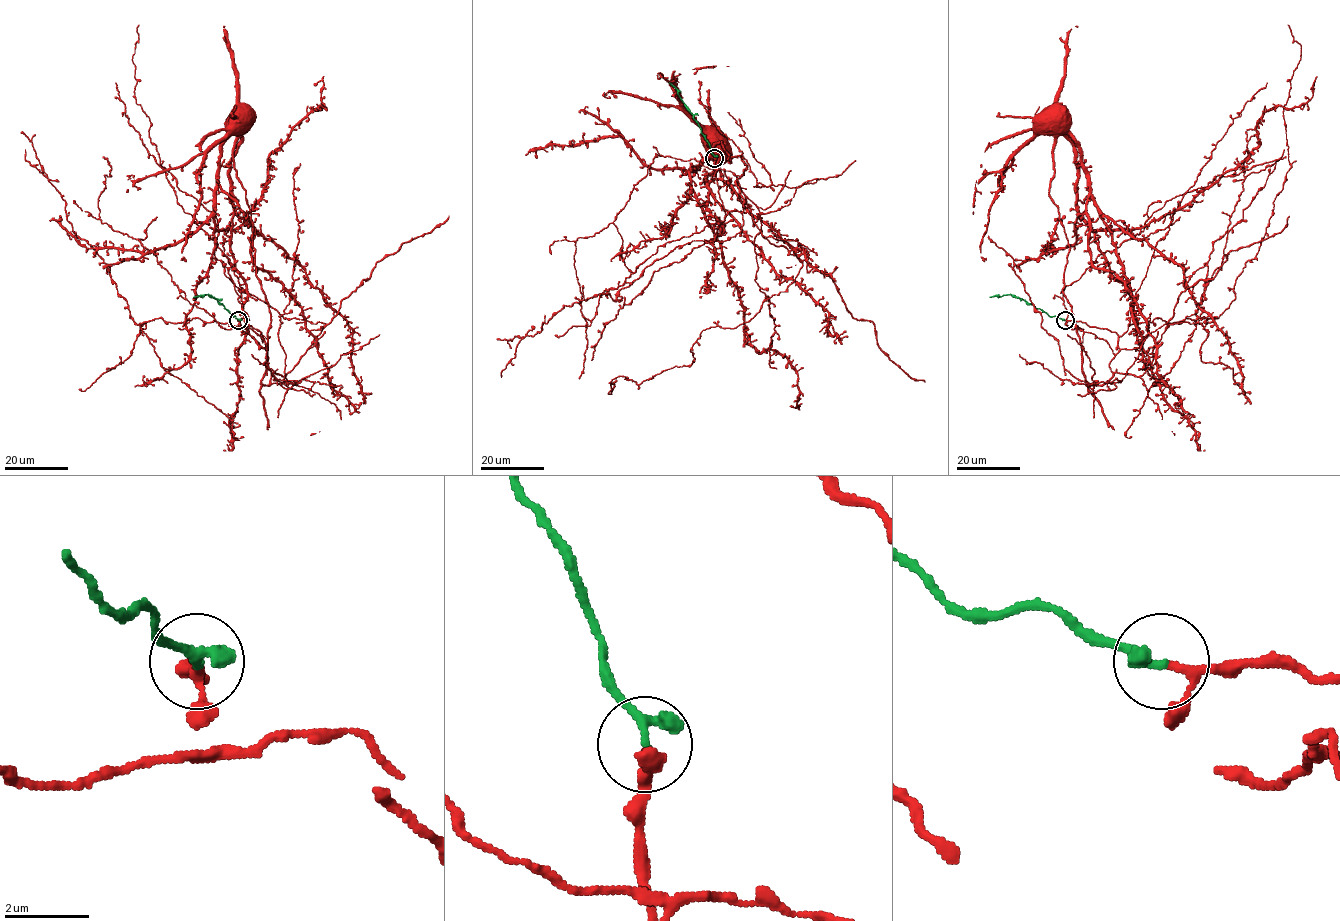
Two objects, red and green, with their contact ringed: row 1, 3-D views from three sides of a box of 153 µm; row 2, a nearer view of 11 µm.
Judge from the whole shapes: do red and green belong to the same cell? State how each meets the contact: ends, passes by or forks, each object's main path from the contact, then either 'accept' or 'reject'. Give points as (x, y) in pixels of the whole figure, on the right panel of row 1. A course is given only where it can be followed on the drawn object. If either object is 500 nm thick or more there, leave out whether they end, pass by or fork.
red passes by | green passes by | red via (1065, 320), (1121, 336), (1128, 329), (1132, 297), (1112, 234), (1091, 192), (1079, 145), (1066, 126), (1046, 122) | green via (1065, 320), (1050, 316), (1010, 294), (989, 297) | accept

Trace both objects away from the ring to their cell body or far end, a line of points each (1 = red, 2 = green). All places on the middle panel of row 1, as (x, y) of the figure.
1: (714, 158), (719, 198), (727, 212), (723, 225), (706, 209), (705, 178), (716, 168), (713, 139)
2: (714, 158), (690, 111), (669, 82)

